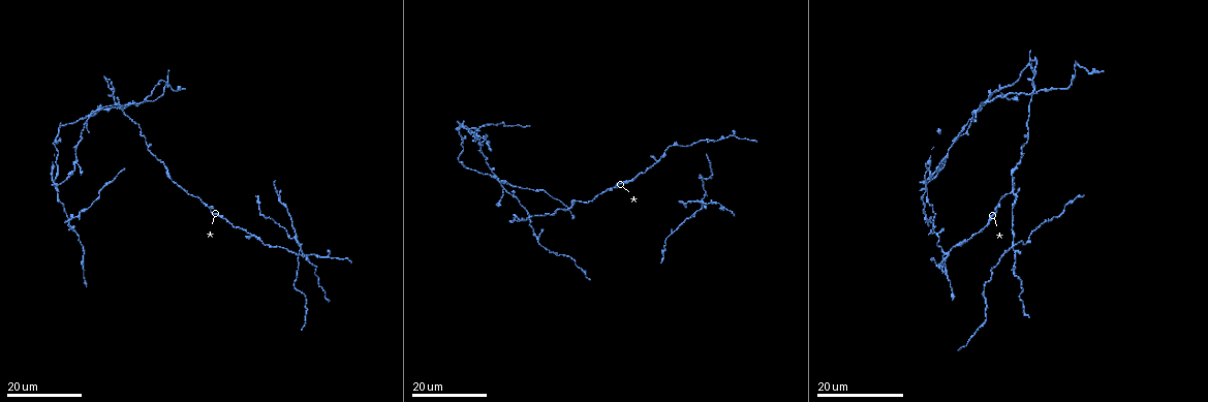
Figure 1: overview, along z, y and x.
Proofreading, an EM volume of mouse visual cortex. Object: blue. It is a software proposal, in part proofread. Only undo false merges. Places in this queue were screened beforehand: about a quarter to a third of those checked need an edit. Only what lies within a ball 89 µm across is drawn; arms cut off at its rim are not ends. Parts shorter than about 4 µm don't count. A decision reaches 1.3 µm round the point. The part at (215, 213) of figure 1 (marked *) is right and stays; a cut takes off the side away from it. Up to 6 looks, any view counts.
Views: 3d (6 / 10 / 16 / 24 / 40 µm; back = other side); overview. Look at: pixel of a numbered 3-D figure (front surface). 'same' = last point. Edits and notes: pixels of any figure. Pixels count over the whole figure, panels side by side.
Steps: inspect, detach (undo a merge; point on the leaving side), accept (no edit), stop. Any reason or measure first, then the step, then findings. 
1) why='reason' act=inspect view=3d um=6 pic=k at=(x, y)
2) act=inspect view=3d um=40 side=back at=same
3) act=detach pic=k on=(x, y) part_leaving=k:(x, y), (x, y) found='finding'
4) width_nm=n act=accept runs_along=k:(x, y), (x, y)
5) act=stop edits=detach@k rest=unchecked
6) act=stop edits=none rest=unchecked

act=inspect view=3d um=16 pic=1 at=(1015, 269)

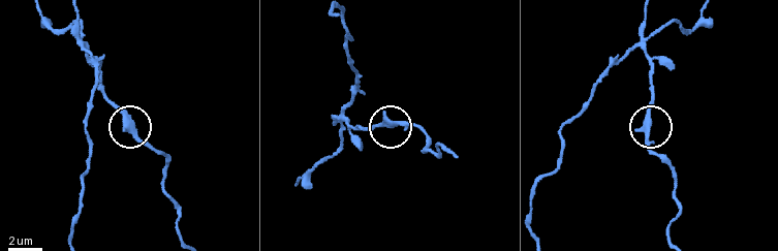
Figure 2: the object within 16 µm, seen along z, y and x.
why='closer look' act=inspect view=3d um=10 pic=2 at=(135, 135)

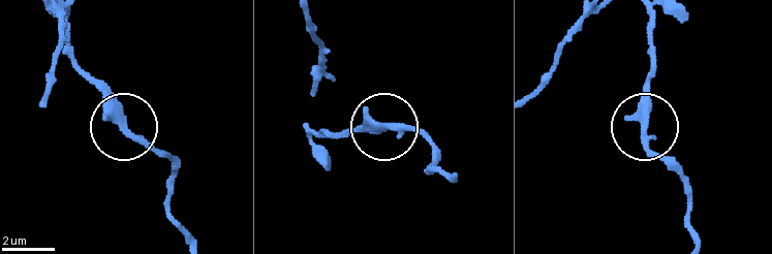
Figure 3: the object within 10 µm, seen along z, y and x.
act=accept runs_along=3:(650, 19), (646, 140), (664, 162) found='one neuron here'

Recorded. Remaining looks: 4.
why='four-way junction' act=inspect view=3d um=24 pic=1 at=(702, 201)

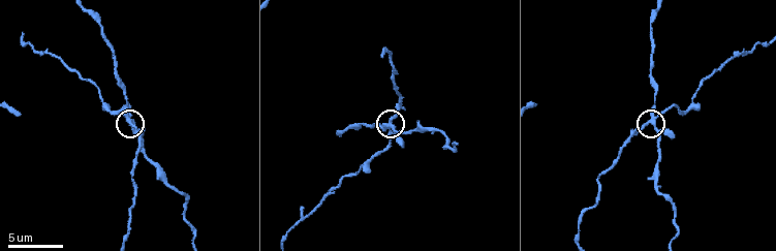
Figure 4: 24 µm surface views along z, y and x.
act=inspect view=3d um=6 pic=4 at=(653, 121)

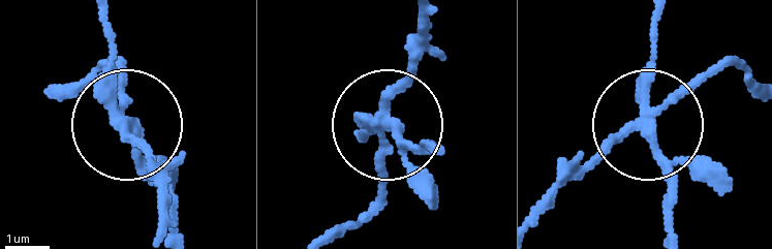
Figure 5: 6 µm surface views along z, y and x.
act=detach pic=5 on=(381, 175) part_leaving=5:(378, 113), (408, 72), (423, 17) found='a second neuron is stuck on'

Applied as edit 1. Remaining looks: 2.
act=stop edits=detach@5 rest=unchecked

